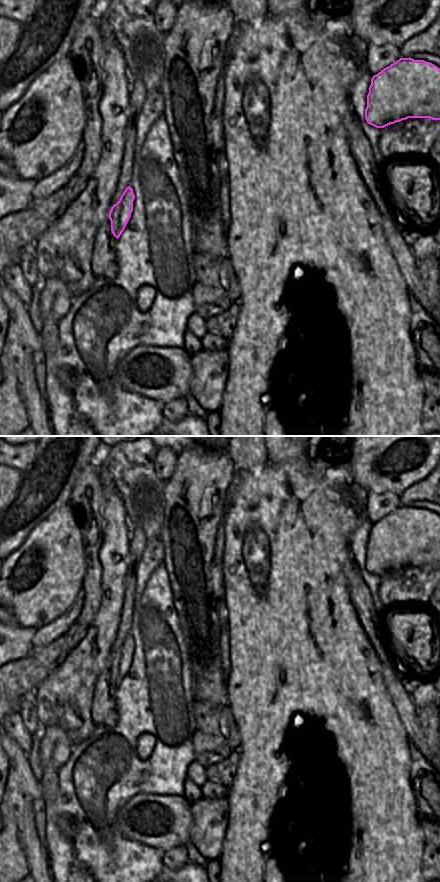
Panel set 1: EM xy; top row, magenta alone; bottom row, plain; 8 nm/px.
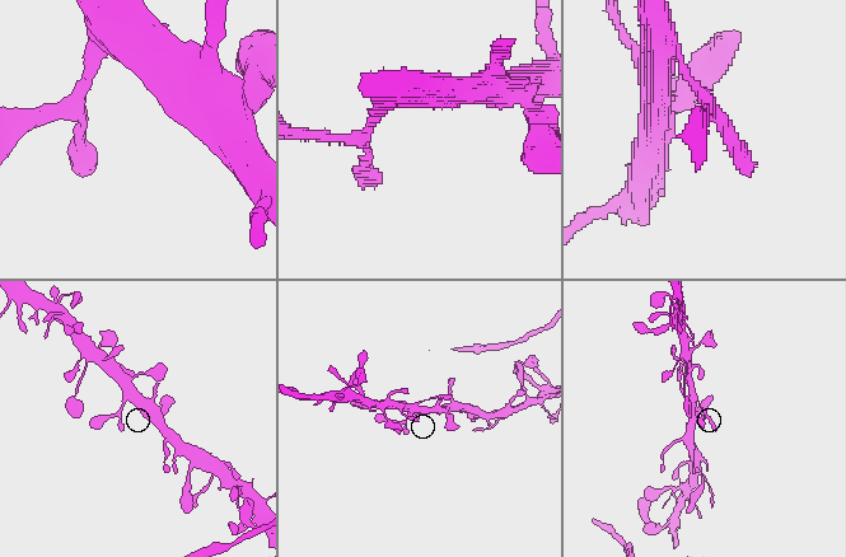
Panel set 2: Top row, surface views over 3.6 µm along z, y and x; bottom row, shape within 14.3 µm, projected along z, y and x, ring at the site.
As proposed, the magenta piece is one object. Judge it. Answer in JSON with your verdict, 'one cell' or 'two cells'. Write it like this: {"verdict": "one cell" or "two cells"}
{"verdict": "one cell"}

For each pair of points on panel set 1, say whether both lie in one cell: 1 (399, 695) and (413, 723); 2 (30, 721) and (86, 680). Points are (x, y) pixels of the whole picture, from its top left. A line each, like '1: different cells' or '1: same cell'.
1: same cell
2: different cells

